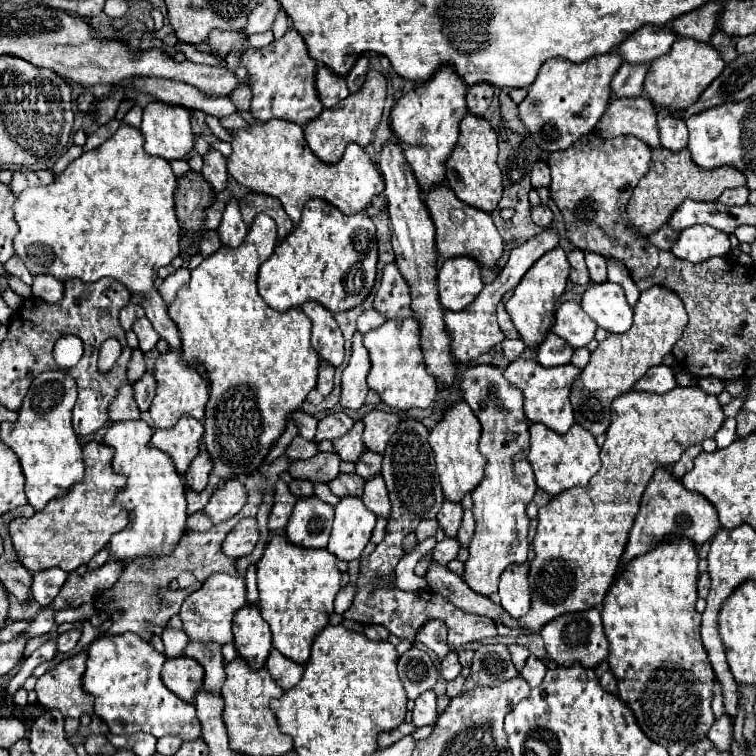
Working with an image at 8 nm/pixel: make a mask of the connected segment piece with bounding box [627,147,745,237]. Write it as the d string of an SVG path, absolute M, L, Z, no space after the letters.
M657 147L657 149L653 149L651 171L647 173L647 177L643 177L637 183L637 189L633 191L633 195L629 199L627 219L637 229L639 235L649 237L667 223L667 219L671 217L675 207L681 205L681 201L685 201L685 199L715 201L715 199L719 199L719 195L725 189L743 187L743 185L745 185L745 177L737 169L719 167L713 171L703 171L691 161L689 149L681 149L681 151L673 153L663 147Z

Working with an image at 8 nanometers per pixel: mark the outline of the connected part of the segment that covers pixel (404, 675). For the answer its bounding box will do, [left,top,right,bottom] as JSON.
[399,647,437,699]

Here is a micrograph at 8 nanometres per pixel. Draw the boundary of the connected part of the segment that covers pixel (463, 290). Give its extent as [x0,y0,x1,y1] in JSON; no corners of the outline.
[437,255,483,311]

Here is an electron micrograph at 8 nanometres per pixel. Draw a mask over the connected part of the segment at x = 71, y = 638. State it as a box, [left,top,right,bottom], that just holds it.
[57,629,83,653]

